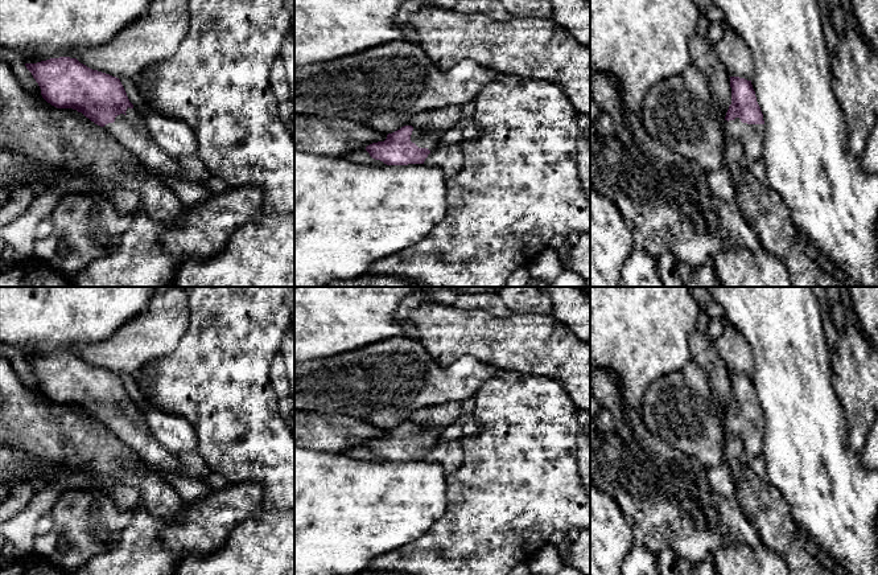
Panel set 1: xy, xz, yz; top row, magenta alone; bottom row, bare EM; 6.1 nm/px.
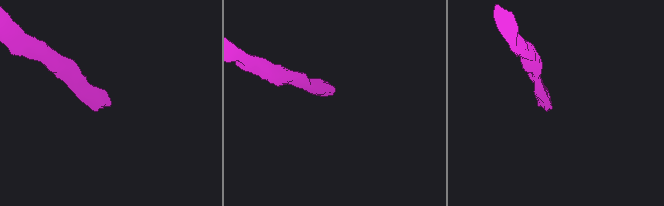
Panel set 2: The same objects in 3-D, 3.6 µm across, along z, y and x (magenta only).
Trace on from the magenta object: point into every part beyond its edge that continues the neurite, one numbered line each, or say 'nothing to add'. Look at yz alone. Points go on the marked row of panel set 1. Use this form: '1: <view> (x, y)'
1: yz (750, 135)

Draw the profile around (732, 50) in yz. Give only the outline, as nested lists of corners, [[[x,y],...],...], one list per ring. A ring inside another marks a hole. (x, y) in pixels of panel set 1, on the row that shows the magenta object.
[[[725,24],[722,38],[713,45],[713,50],[730,77],[753,79],[755,74],[753,54],[745,41],[727,24]]]

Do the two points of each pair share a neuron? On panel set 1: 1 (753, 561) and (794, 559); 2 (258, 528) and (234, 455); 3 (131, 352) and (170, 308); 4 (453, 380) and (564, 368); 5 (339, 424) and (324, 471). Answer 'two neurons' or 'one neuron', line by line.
1: two neurons
2: two neurons
3: one neuron
4: two neurons
5: two neurons

